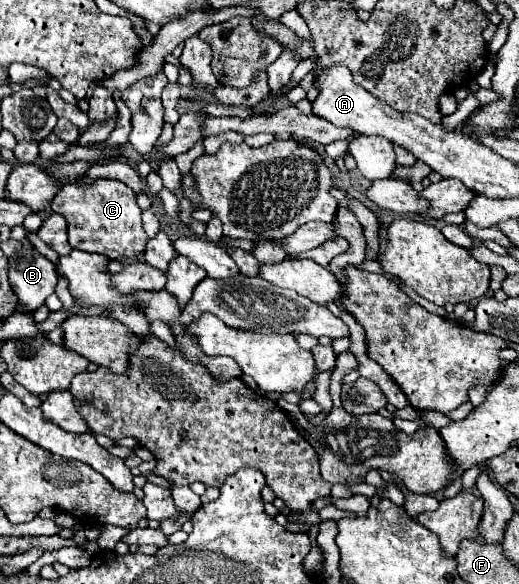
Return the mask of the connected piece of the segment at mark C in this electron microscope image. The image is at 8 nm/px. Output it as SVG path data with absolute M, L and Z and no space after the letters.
M93 179L89 183L63 185L51 201L51 211L59 213L67 221L69 245L73 249L105 255L107 259L135 257L145 251L147 235L141 223L141 209L135 201L135 193L117 179Z

